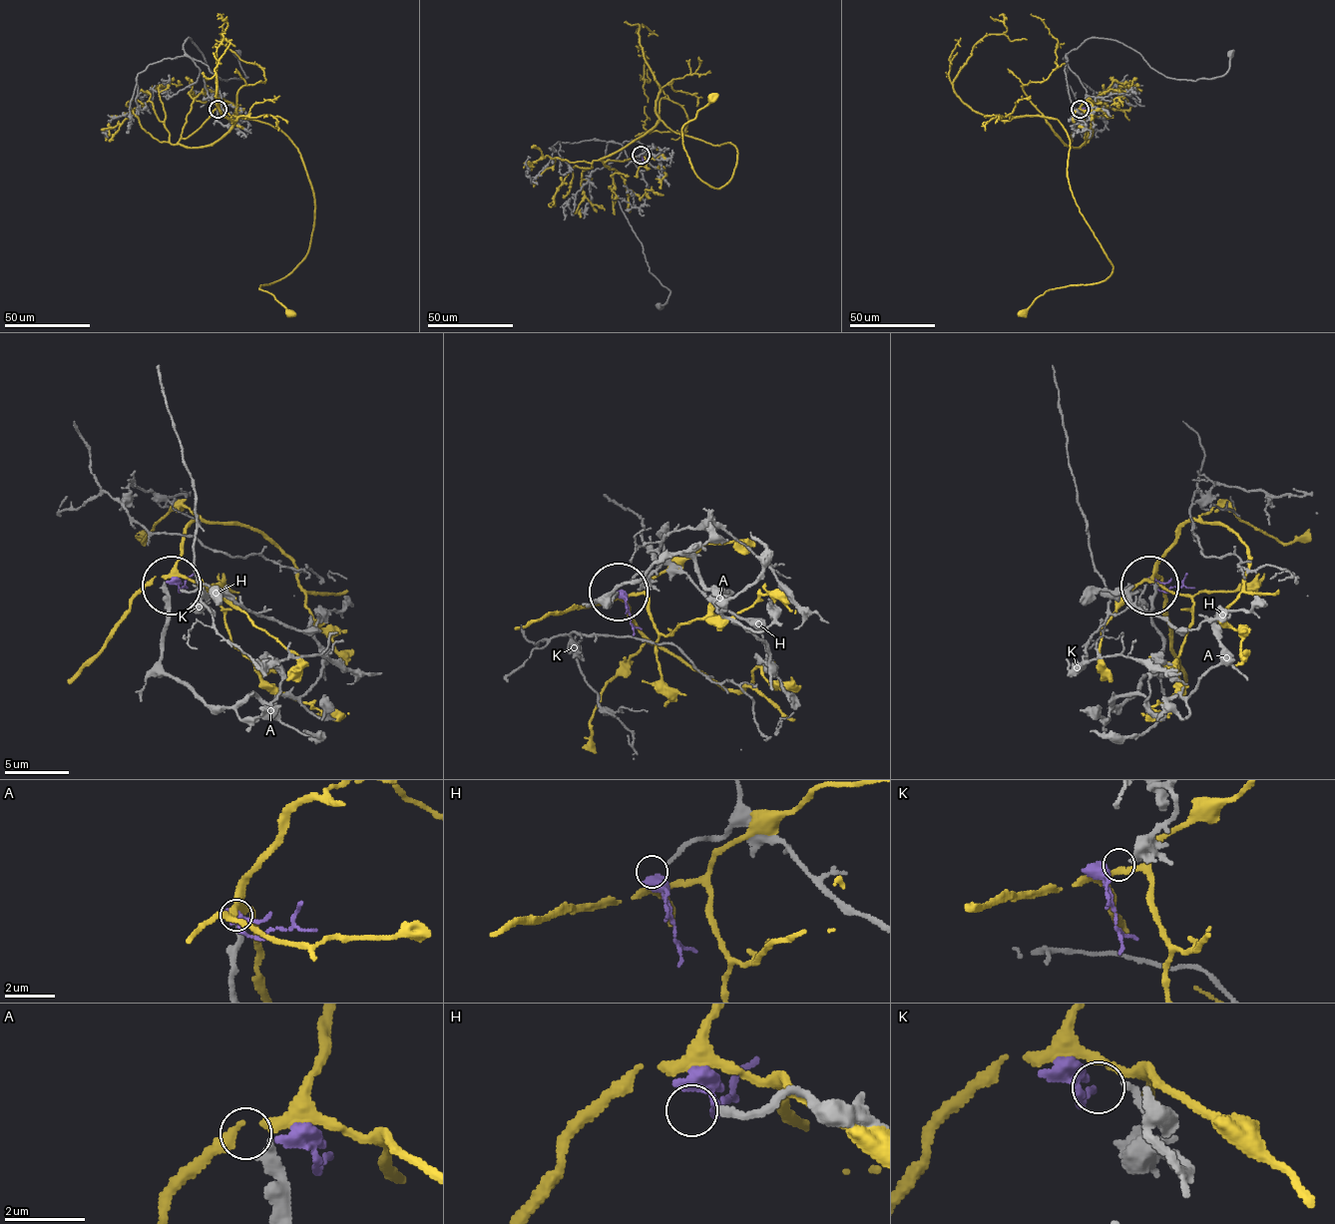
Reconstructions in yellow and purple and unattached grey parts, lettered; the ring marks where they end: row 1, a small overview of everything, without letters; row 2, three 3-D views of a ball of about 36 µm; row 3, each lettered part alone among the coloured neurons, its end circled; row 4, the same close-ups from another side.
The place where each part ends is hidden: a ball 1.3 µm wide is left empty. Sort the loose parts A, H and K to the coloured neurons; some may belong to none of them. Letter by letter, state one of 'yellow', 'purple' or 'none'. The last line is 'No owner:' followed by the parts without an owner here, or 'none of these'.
A: none
H: none
K: purple
No owner: A, H

